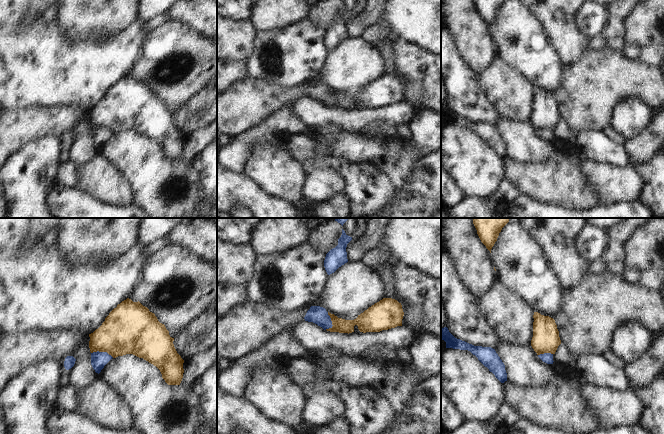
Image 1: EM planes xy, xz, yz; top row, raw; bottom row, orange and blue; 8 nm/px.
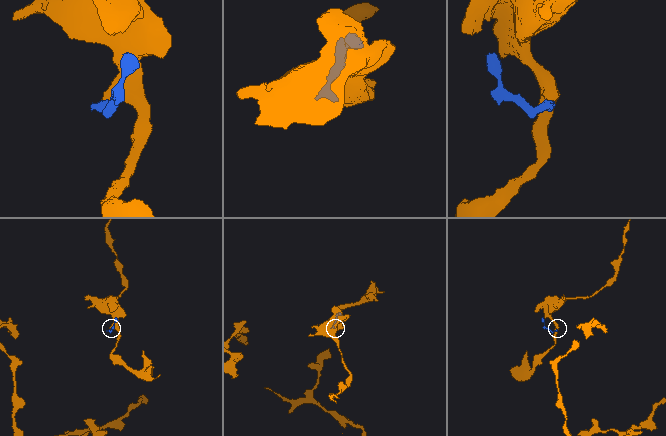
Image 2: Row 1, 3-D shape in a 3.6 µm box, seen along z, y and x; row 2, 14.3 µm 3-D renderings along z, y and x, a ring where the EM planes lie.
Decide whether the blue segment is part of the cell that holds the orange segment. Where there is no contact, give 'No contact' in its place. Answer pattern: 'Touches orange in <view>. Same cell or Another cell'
Touches orange in xy. Another cell.

